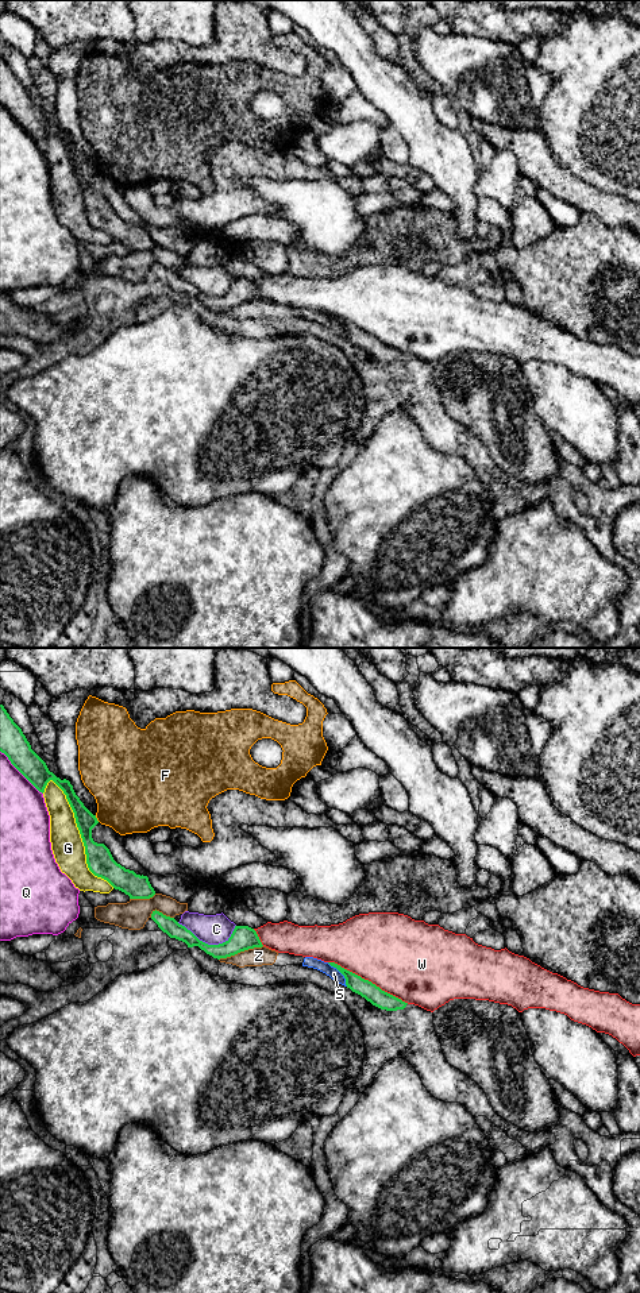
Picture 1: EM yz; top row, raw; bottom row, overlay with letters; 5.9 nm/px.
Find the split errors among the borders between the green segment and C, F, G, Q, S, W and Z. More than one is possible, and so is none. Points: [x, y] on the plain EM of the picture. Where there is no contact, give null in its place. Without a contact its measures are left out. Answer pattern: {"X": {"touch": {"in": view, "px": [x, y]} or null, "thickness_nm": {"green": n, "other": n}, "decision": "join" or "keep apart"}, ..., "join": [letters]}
{"C": {"touch": {"in": "yz", "px": [207, 296]}, "thickness_nm": {"green": 140, "other": 180}, "decision": "keep apart"}, "F": {"touch": {"in": "yz", "px": [96, 170]}, "thickness_nm": {"green": 160, "other": 420}, "decision": "keep apart"}, "G": {"touch": {"in": "yz", "px": [81, 189]}, "thickness_nm": {"green": 160, "other": 190}, "decision": "keep apart"}, "Q": {"touch": {"in": "yz", "px": [20, 124]}, "thickness_nm": {"green": 160, "other": 280}, "decision": "keep apart"}, "S": {"touch": {"in": "yz", "px": [340, 324]}, "thickness_nm": {"green": 110, "other": 70}, "decision": "keep apart"}, "W": {"touch": {"in": "yz", "px": [367, 332]}, "thickness_nm": {"green": 110, "other": 460}, "decision": "keep apart"}, "Z": {"touch": {"in": "yz", "px": [241, 303]}, "thickness_nm": {"green": 140, "other": 110}, "decision": "keep apart"}, "join": []}

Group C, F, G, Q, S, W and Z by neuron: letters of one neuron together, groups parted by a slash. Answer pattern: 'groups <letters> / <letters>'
groups C / F / G / Q / S Z / W

